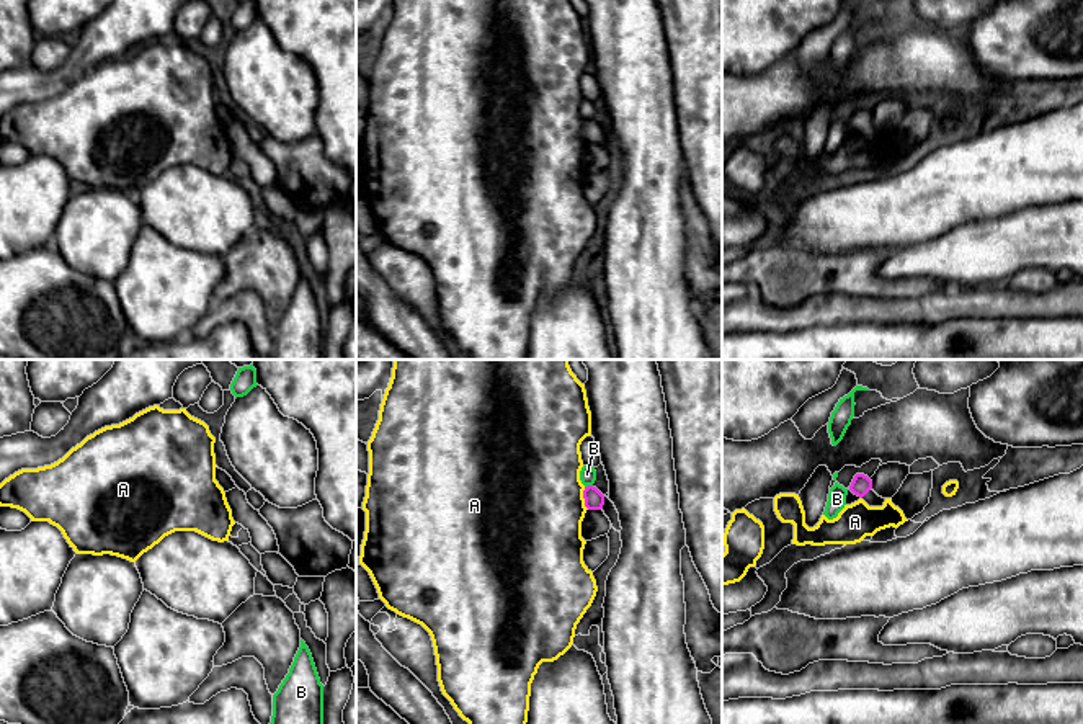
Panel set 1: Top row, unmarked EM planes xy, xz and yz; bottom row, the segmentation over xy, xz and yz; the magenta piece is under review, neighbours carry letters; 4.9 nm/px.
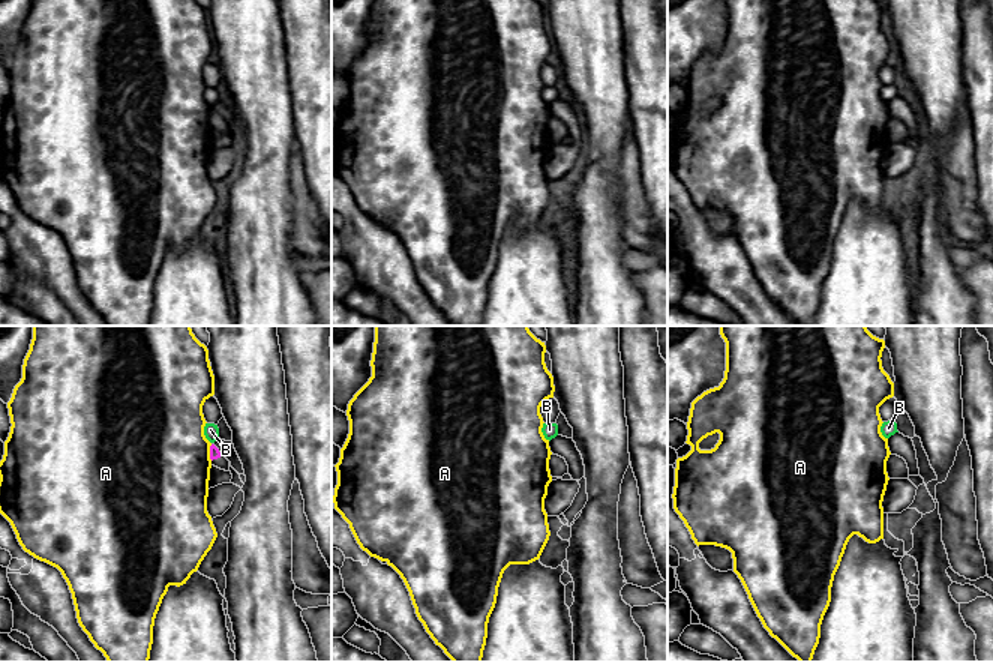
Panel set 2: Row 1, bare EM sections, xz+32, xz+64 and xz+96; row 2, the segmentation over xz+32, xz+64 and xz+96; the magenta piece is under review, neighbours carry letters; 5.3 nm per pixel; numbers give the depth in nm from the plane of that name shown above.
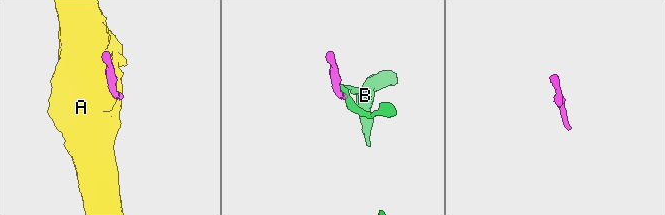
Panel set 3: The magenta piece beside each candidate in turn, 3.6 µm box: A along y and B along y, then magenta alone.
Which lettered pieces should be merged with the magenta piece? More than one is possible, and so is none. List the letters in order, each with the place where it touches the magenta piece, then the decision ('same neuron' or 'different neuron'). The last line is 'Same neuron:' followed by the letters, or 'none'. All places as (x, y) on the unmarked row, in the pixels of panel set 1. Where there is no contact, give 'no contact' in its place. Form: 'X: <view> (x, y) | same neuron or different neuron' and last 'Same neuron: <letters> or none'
A: xz (583, 131) | different neuron
B: xz (588, 120) | different neuron
Same neuron: none

